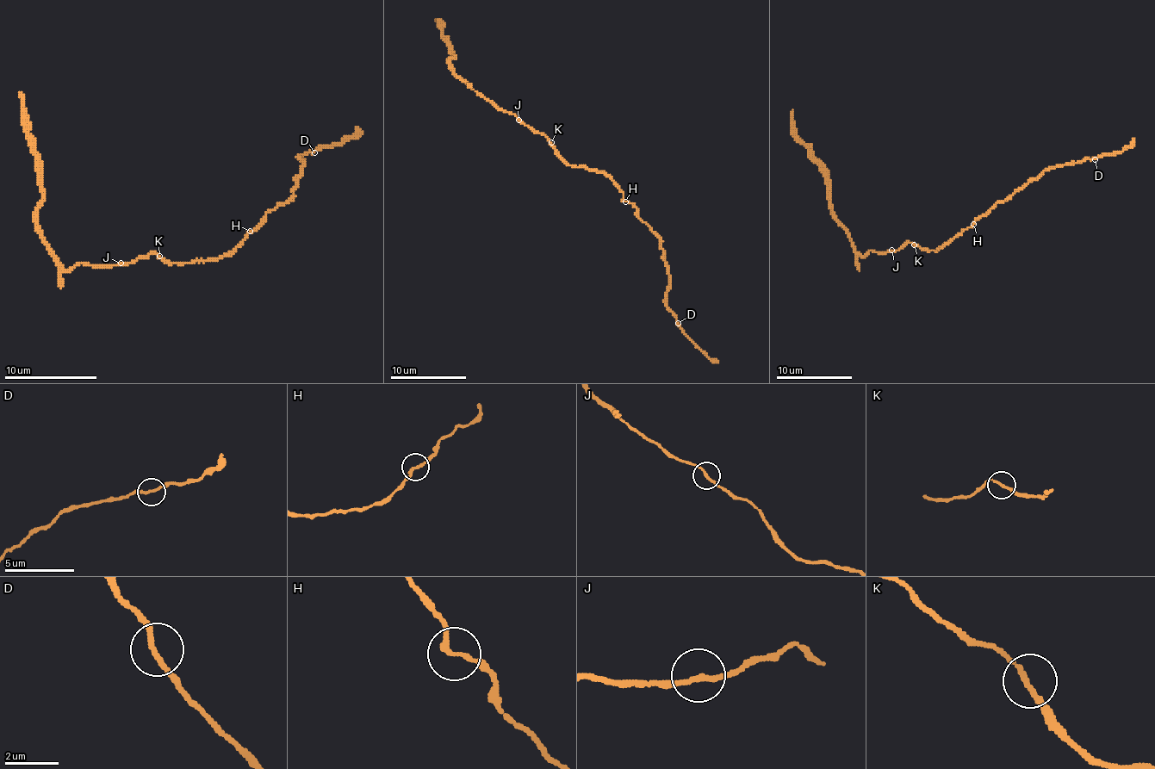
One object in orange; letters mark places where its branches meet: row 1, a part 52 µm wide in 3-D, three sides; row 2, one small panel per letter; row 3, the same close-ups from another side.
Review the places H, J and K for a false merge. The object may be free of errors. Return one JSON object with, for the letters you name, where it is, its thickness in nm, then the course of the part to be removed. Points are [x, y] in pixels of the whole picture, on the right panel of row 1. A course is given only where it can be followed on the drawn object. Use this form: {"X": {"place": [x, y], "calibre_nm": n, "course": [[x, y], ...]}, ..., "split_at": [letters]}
{"split_at": []}

